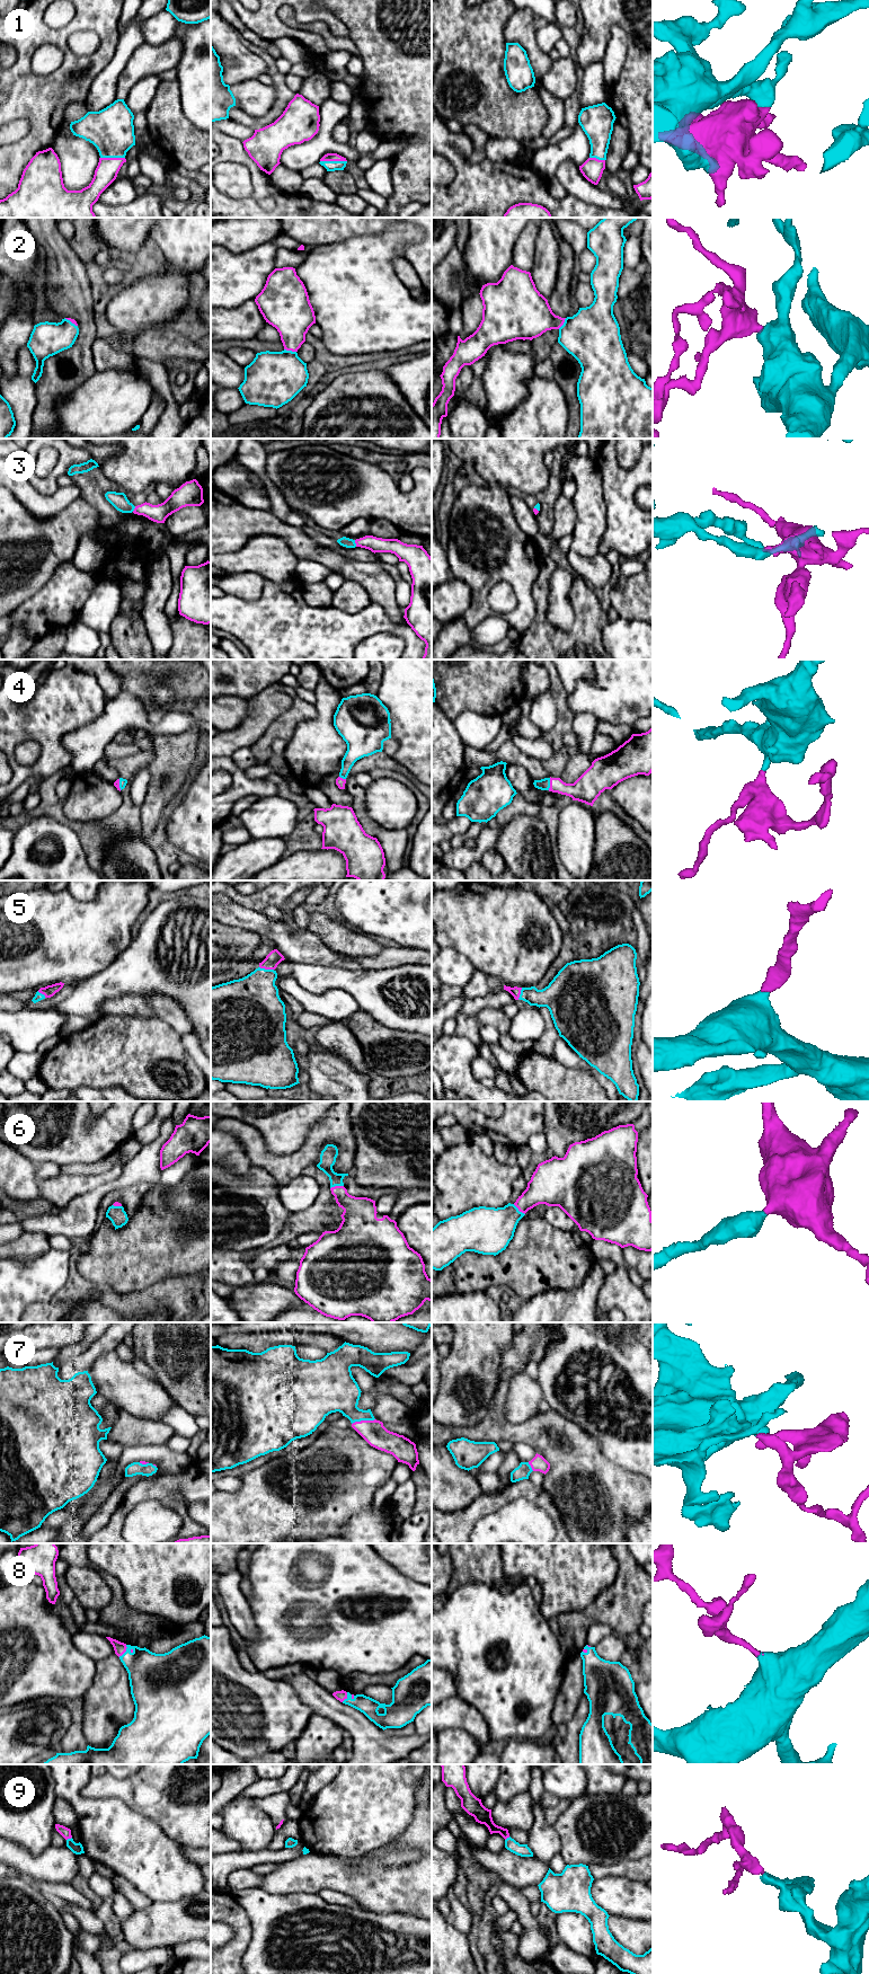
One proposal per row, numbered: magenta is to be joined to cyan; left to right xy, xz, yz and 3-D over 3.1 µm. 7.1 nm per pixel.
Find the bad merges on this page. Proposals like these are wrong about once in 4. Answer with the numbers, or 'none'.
none

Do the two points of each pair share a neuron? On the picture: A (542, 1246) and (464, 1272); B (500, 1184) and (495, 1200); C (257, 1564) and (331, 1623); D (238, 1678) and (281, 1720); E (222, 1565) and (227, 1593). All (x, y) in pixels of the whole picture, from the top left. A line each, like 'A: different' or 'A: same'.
A: same
B: same
C: same
D: same
E: different

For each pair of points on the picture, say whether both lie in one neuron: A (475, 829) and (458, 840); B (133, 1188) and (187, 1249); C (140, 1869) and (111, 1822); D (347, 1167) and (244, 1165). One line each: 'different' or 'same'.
A: same
B: different
C: same
D: different

